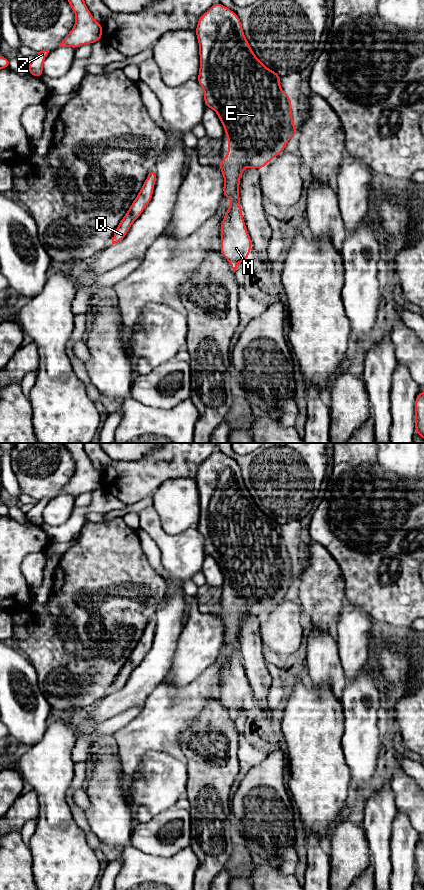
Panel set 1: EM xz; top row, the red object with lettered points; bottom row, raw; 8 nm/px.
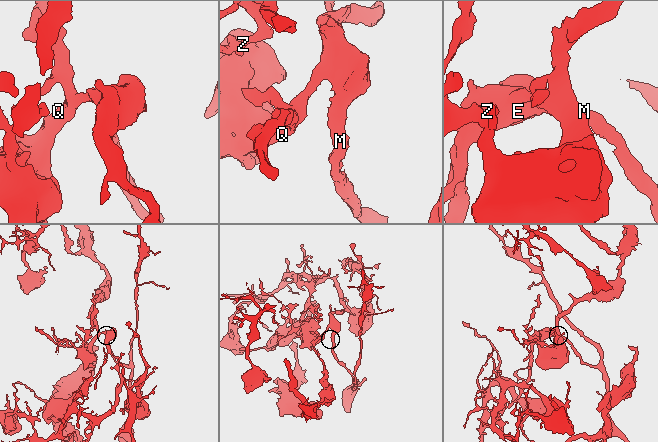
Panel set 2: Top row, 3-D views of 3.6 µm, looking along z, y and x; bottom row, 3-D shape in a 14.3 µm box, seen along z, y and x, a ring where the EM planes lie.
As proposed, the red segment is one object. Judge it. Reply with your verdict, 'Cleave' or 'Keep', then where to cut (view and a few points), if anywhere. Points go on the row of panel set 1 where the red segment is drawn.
Keep. No split

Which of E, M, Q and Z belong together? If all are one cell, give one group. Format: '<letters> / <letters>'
E M Q Z

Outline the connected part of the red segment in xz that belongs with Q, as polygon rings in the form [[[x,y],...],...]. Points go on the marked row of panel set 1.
[[[150,172],[137,197],[134,199],[127,213],[118,224],[112,237],[112,244],[118,243],[125,238],[134,221],[142,214],[146,206],[150,203],[153,196],[155,181],[155,172]]]

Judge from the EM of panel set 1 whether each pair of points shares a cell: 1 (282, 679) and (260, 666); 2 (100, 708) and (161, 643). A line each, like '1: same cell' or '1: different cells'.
1: different cells
2: same cell

